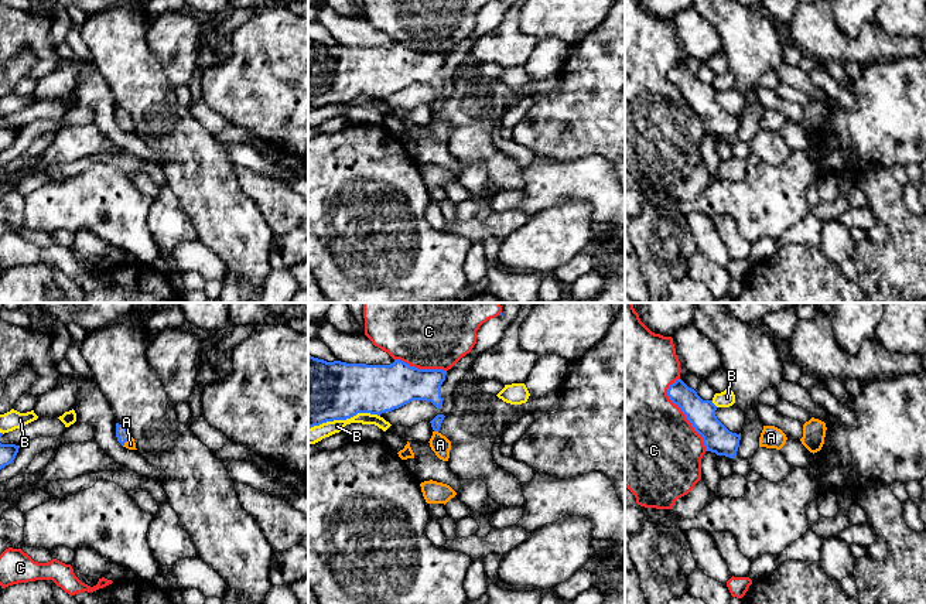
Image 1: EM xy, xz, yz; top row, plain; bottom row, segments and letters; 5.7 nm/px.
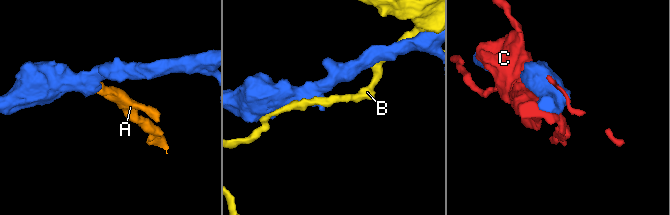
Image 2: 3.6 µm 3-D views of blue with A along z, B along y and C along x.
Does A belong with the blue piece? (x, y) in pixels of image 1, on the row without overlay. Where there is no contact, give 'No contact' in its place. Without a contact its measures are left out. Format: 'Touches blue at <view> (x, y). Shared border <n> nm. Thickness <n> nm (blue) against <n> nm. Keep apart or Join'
Touches blue at xz (436, 113). Shared border 30 nm. Thickness 60 nm (blue) against 110 nm. Join

